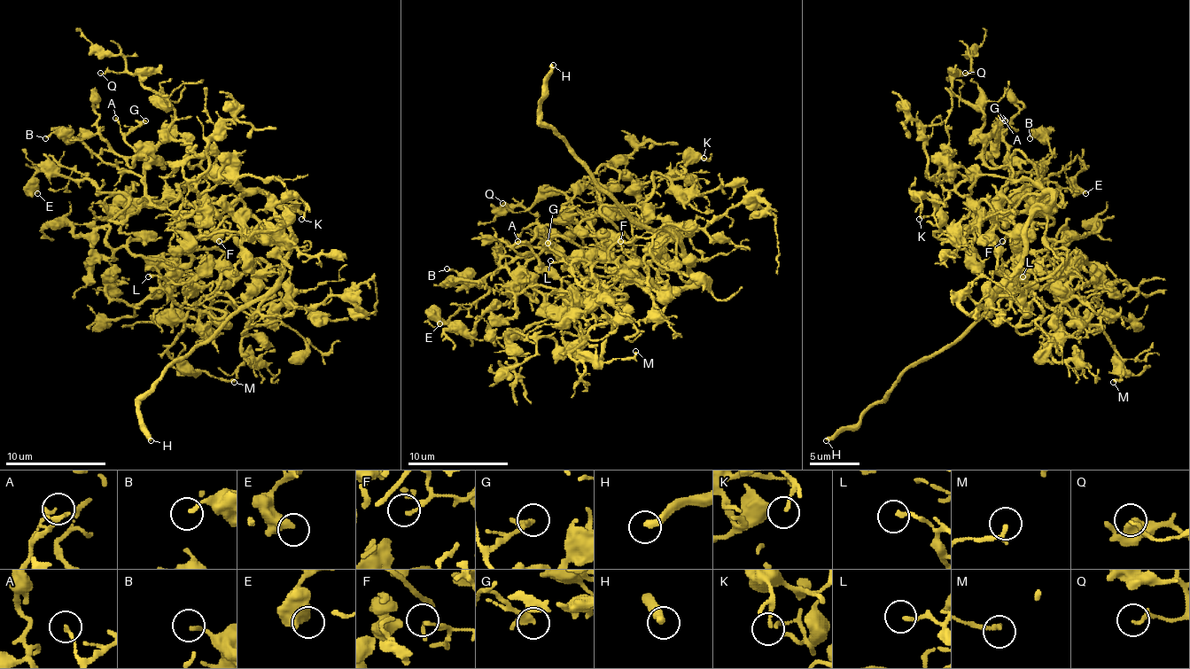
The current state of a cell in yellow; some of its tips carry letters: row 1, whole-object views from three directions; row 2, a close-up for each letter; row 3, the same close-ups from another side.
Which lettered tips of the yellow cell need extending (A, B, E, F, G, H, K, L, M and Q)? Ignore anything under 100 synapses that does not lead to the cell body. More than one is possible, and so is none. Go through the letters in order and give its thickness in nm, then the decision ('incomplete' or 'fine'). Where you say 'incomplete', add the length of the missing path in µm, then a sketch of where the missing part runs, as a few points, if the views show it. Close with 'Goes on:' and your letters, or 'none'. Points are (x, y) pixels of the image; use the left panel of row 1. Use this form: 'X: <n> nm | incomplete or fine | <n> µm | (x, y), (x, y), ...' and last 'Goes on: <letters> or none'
A: 160 nm | fine
B: 150 nm | fine
E: 480 nm | fine
F: 160 nm | fine
G: 320 nm | fine
H: 300 nm | incomplete | 50 µm
K: 140 nm | fine
L: 180 nm | fine
M: 220 nm | fine
Q: 130 nm | fine
Goes on: H

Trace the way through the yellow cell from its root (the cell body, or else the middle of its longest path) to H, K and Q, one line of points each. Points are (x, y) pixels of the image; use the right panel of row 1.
H: (1035, 196), (1050, 193), (1050, 201), (1030, 216), (1022, 264), (990, 307), (826, 440)
K: (1035, 196), (947, 238), (934, 234), (939, 226), (927, 198), (919, 198), (919, 219)
Q: (1035, 196), (984, 160), (984, 115), (952, 93), (965, 73)

